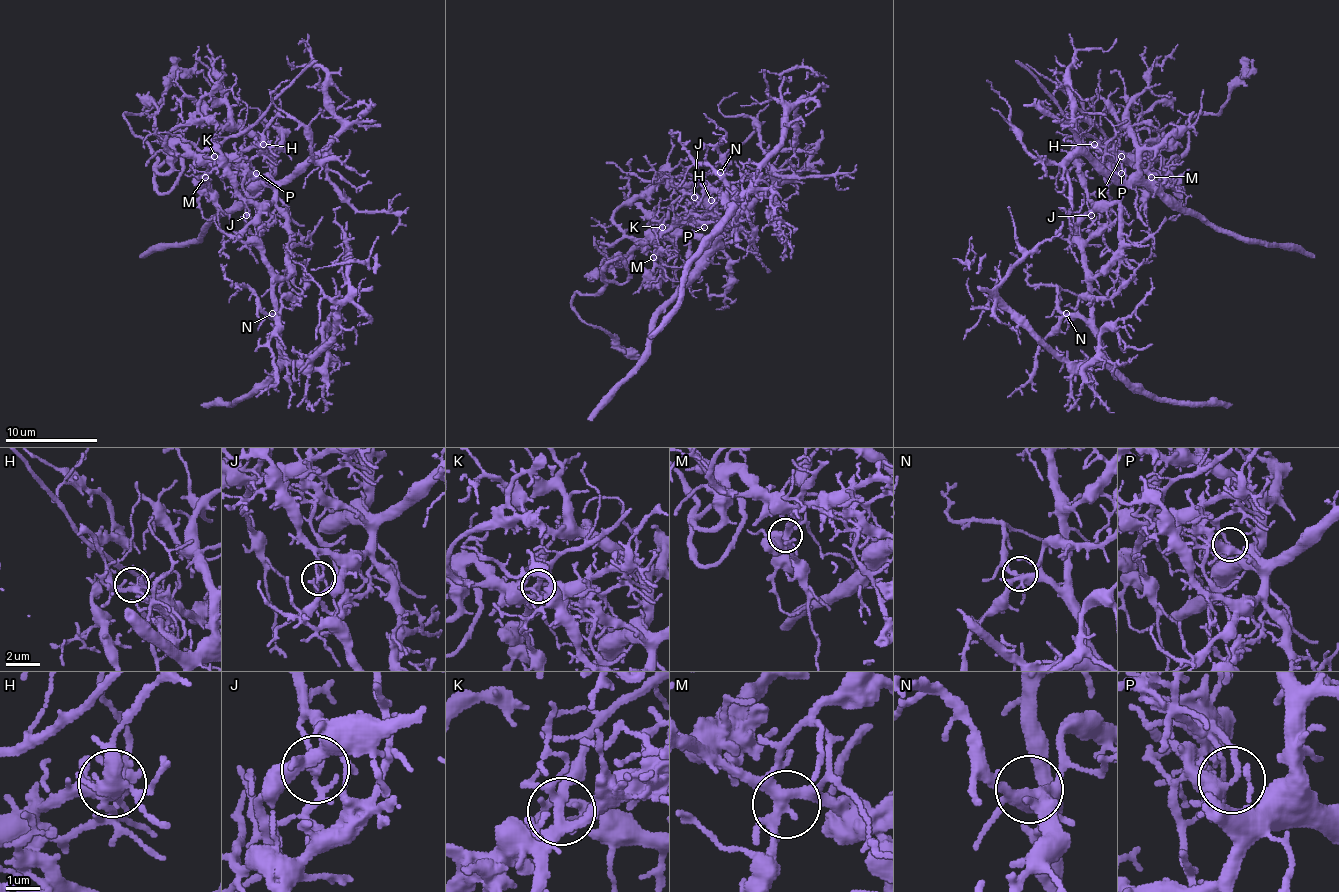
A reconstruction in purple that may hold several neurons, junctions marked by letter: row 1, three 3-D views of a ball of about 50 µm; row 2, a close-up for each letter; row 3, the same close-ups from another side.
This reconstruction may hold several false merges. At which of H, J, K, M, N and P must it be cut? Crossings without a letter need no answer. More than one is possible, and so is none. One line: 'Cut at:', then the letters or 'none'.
Cut at: J, P

